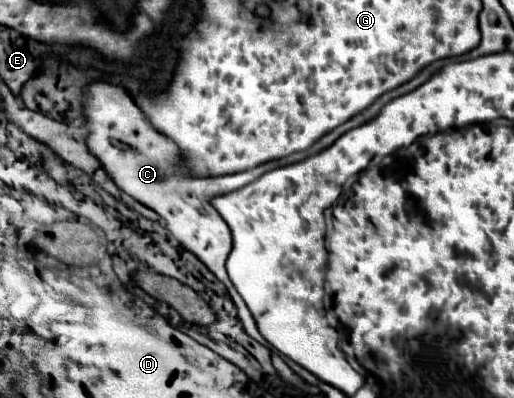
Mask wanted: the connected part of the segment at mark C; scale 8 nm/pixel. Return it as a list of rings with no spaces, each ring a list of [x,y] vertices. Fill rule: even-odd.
[[[444,58],[444,60],[438,60],[430,66],[426,66],[416,78],[412,78],[410,82],[382,94],[372,106],[368,106],[366,110],[362,110],[360,114],[352,116],[348,122],[340,124],[338,128],[334,128],[332,132],[324,134],[322,140],[314,142],[308,150],[304,152],[296,152],[296,154],[290,154],[286,158],[280,158],[280,160],[270,160],[270,162],[264,162],[256,168],[250,168],[250,170],[244,170],[244,172],[236,172],[236,174],[226,174],[226,176],[208,176],[208,178],[194,178],[194,176],[186,176],[182,172],[182,154],[178,150],[178,146],[174,146],[174,142],[170,138],[166,138],[164,134],[160,134],[158,130],[154,130],[154,126],[150,124],[150,120],[138,110],[138,106],[132,102],[132,98],[118,86],[112,86],[112,84],[104,84],[104,82],[98,82],[98,84],[90,84],[86,88],[86,128],[90,130],[90,136],[88,136],[88,146],[92,150],[92,154],[102,162],[104,170],[112,176],[112,180],[126,192],[130,194],[132,198],[140,200],[142,204],[146,204],[148,208],[156,210],[162,220],[166,222],[166,228],[174,234],[174,238],[184,246],[188,248],[192,254],[196,254],[198,260],[202,260],[210,272],[214,272],[218,276],[220,282],[224,282],[234,306],[238,308],[238,318],[248,334],[248,328],[256,328],[256,322],[250,314],[250,310],[246,308],[244,300],[240,298],[240,294],[236,292],[236,288],[232,286],[228,274],[226,274],[226,268],[224,268],[224,262],[232,250],[232,234],[230,234],[230,228],[228,224],[220,218],[220,214],[210,206],[210,198],[218,196],[218,194],[226,194],[226,192],[232,192],[232,190],[238,190],[250,182],[254,182],[256,178],[260,178],[262,174],[274,170],[274,168],[280,168],[284,164],[294,164],[298,160],[304,160],[306,156],[312,156],[312,154],[318,154],[322,152],[324,148],[328,148],[336,138],[340,138],[344,132],[372,120],[380,108],[384,104],[388,104],[390,100],[406,94],[406,92],[412,92],[414,88],[418,88],[420,84],[424,84],[432,74],[436,74],[440,68],[444,68],[446,64],[452,64],[456,62],[456,58]]]

